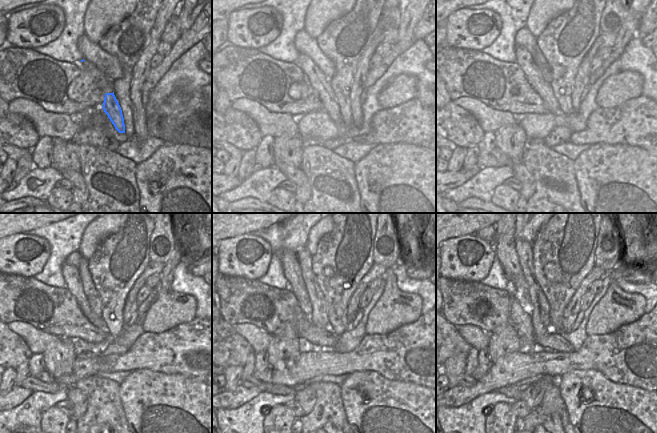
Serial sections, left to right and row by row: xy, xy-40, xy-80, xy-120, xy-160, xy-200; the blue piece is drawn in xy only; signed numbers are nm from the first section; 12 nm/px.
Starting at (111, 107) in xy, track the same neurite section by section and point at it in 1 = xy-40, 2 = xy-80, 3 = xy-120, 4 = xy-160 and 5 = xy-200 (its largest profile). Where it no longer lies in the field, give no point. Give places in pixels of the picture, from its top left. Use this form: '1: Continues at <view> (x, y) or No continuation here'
1: Continues at xy-40 (318, 80)
2: Continues at xy-80 (532, 73)
3: Continues at xy-120 (70, 273)
4: Continues at xy-160 (291, 268)
5: Continues at xy-200 (504, 246).

